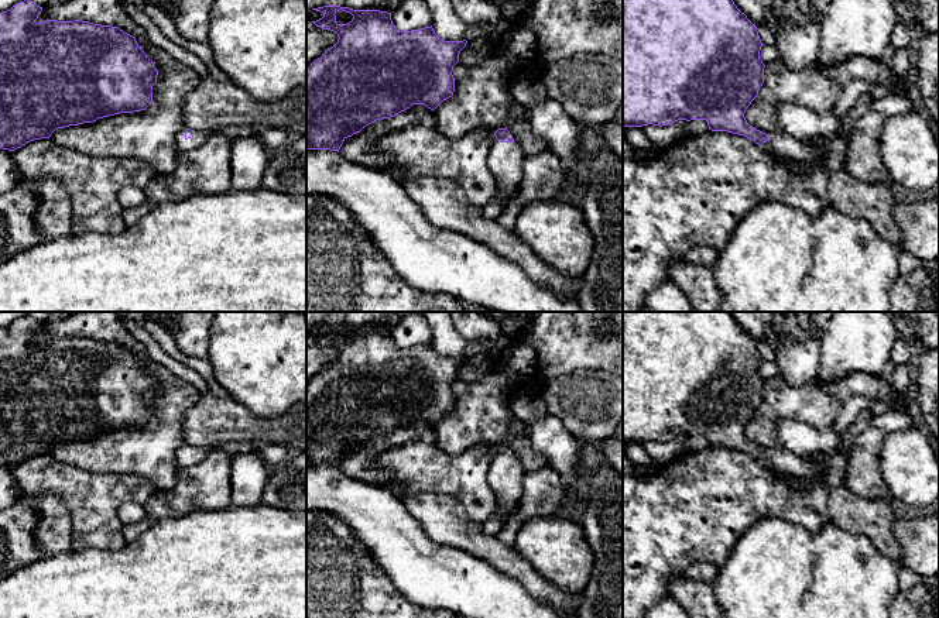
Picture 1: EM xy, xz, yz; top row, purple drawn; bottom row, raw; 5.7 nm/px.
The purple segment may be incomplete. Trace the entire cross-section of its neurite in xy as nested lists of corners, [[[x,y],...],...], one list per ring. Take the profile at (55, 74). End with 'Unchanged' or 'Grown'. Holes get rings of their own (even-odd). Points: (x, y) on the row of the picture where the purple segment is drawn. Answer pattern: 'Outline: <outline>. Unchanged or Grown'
Outline: [[[24,0],[0,13],[0,148],[14,151],[58,128],[151,104],[158,71],[133,35],[82,20],[37,24],[41,11]]]. Unchanged

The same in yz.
Outline: [[[623,0],[623,127],[642,127],[642,126],[671,126],[678,120],[706,120],[709,130],[727,131],[744,135],[755,144],[764,145],[768,151],[801,162],[813,162],[818,158],[826,158],[829,145],[822,148],[803,144],[787,131],[762,133],[750,126],[744,117],[747,107],[757,97],[760,87],[764,83],[765,65],[760,59],[762,42],[760,40],[755,24],[753,24],[744,13],[741,13],[733,0]]]. Grown

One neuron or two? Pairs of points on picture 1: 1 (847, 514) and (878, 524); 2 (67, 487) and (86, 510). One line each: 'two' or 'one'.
1: one
2: one

